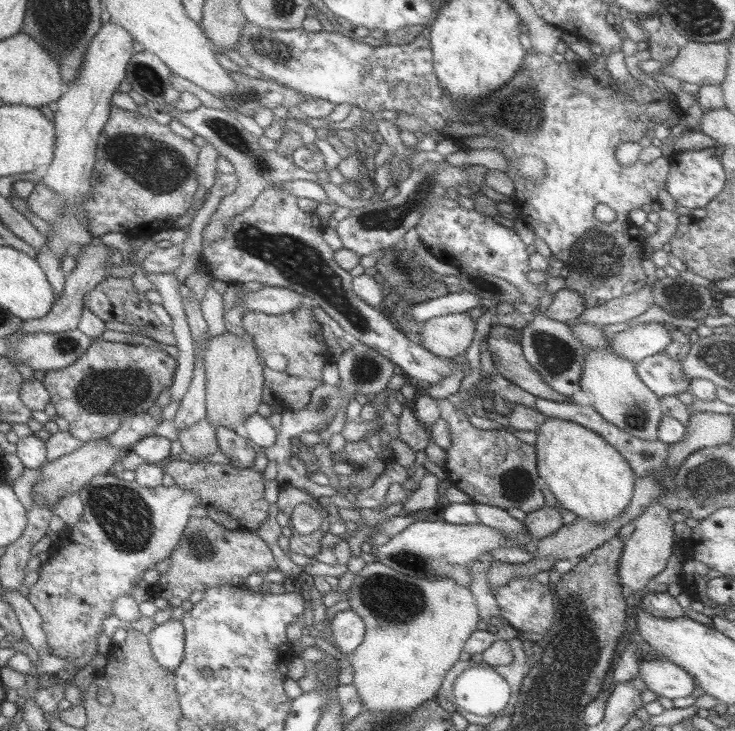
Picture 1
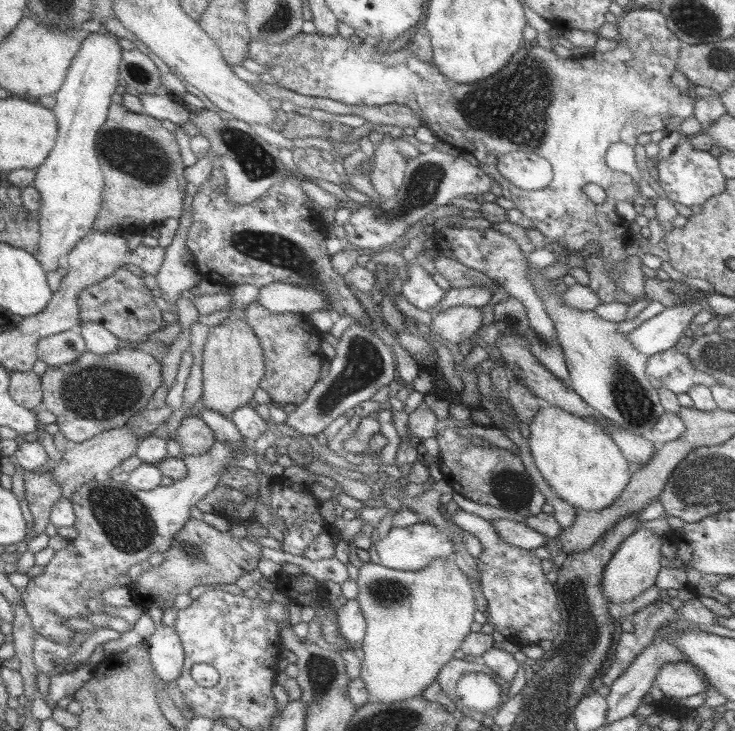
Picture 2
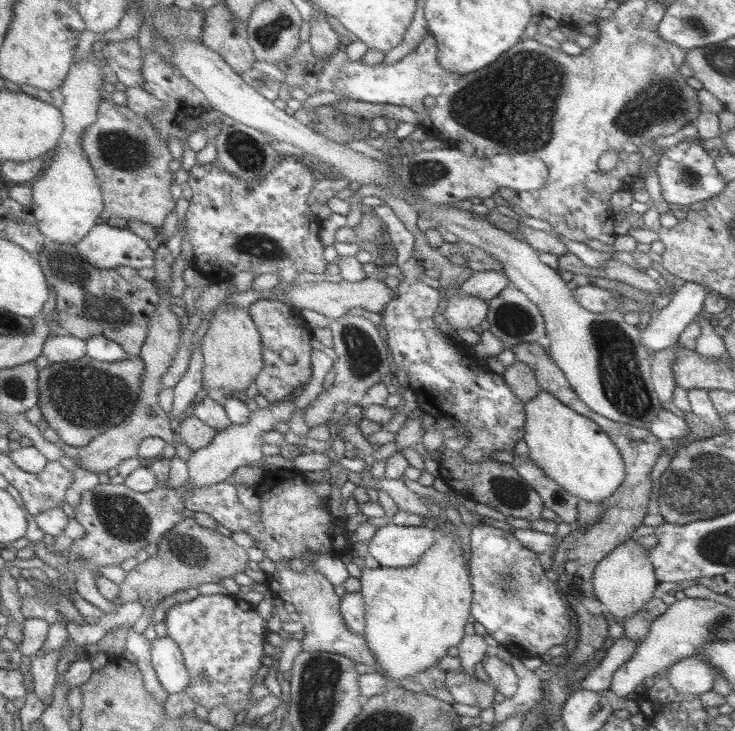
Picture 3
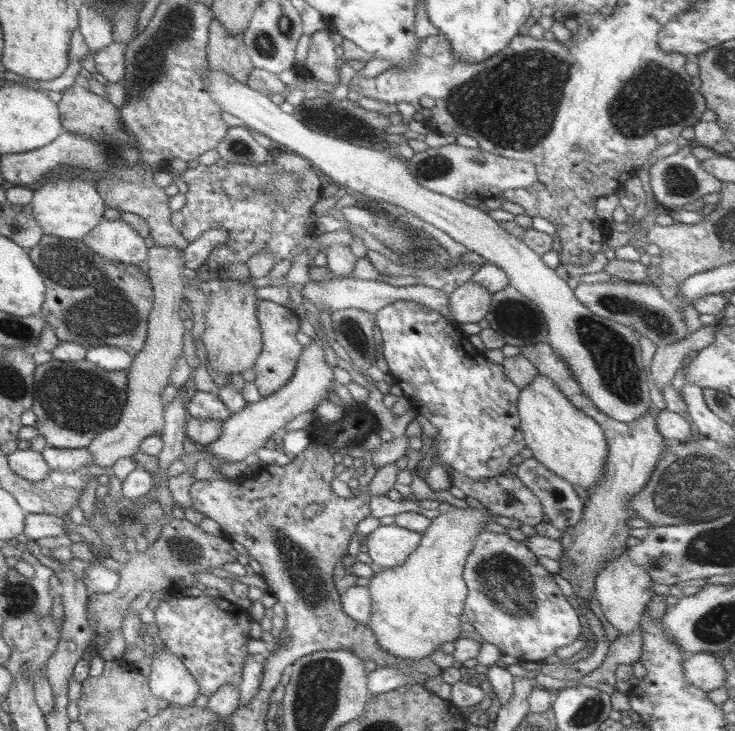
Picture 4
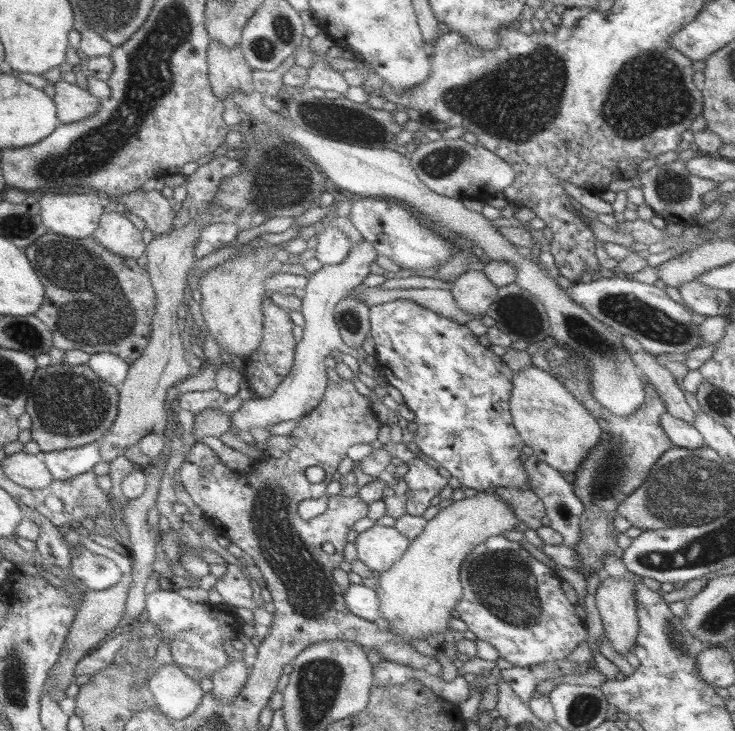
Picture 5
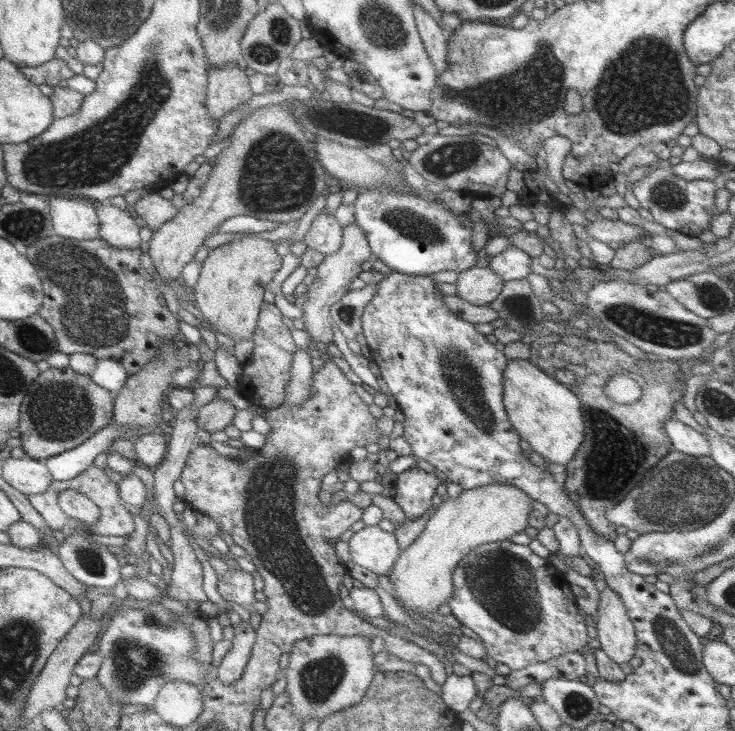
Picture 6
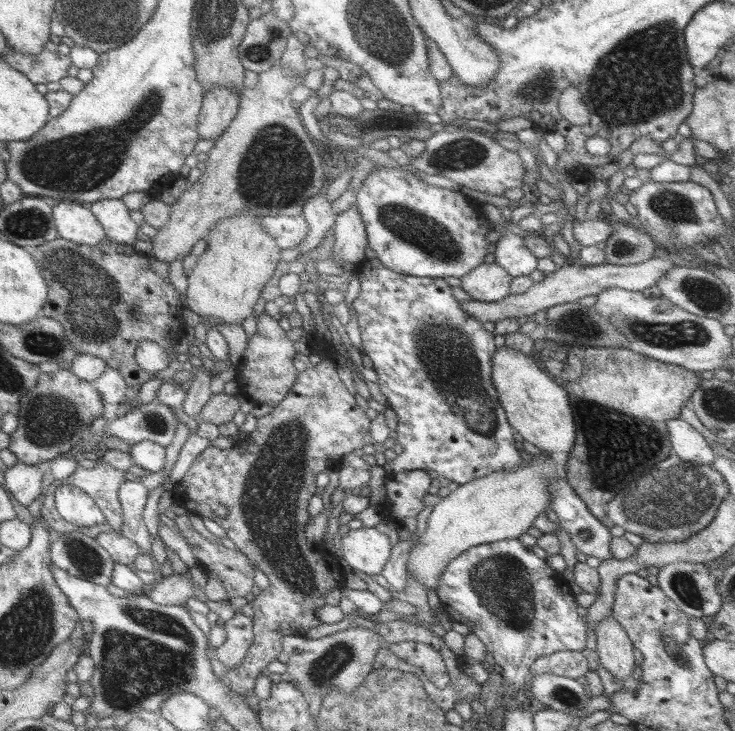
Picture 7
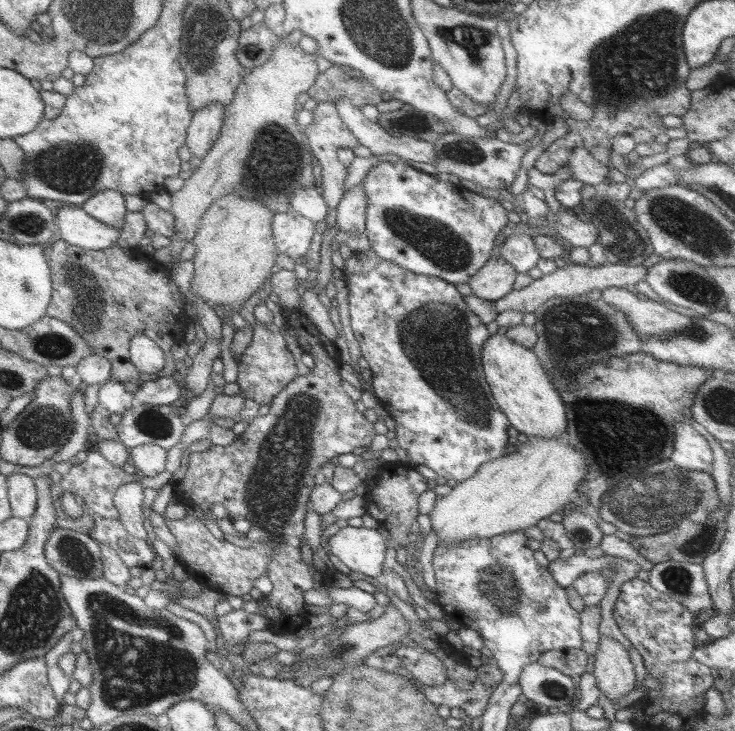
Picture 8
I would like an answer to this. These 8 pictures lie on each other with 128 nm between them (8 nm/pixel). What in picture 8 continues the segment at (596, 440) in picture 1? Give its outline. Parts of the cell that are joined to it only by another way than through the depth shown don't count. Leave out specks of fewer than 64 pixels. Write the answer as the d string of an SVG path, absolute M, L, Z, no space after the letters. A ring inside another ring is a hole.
M494 333L481 345L481 366L491 396L511 427L527 438L565 438L563 401L532 349Z

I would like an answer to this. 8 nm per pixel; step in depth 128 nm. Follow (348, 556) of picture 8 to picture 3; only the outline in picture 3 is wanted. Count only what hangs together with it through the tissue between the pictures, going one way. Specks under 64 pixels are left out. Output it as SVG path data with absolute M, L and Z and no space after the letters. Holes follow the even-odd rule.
M387 524L375 529L367 544L367 555L380 567L403 568L417 562L435 536L426 527L401 527Z

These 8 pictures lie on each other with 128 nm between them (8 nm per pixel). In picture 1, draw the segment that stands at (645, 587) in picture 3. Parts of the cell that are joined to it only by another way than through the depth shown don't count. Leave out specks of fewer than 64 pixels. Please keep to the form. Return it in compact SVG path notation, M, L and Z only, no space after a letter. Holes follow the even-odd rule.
M657 502L651 504L645 511L637 516L632 524L635 525L631 535L624 539L617 561L617 581L619 587L627 588L630 594L632 592L644 591L652 579L665 567L669 555L671 555L671 546L674 544L672 538L673 522L668 518L665 508L662 508Z

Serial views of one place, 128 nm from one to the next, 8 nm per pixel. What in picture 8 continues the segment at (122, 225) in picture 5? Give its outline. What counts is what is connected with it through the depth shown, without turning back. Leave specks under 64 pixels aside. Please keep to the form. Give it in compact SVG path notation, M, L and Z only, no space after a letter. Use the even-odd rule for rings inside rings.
M101 190L89 196L89 199L83 201L81 210L92 216L95 220L118 230L123 225L123 217L126 210L124 207L124 195L117 191Z

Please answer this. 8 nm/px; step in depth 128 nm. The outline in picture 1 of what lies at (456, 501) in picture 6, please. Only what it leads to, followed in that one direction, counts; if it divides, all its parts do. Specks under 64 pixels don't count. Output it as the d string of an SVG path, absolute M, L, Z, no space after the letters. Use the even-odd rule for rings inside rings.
M376 561L365 563L356 573L346 599L349 609L362 618L364 635L359 646L344 658L352 669L352 685L361 706L372 714L385 711L405 714L427 700L434 700L438 694L443 675L459 660L463 643L476 628L475 601L468 588L458 586L449 578L420 580L399 574Z

